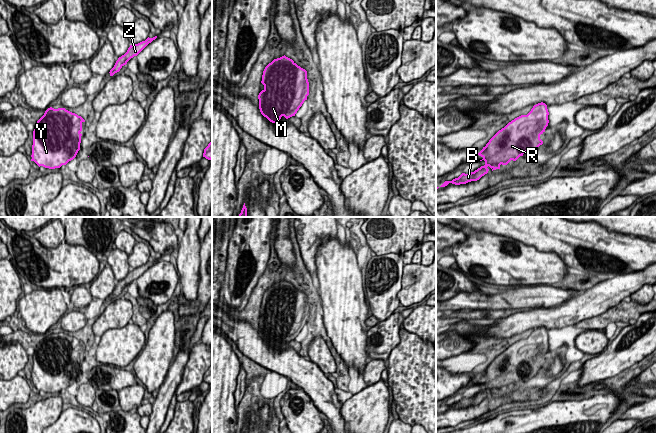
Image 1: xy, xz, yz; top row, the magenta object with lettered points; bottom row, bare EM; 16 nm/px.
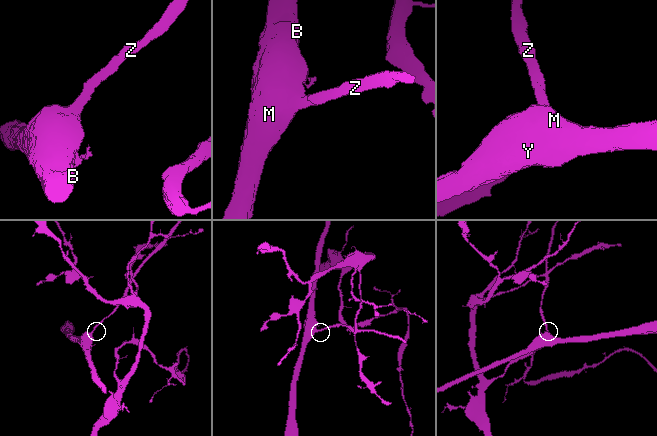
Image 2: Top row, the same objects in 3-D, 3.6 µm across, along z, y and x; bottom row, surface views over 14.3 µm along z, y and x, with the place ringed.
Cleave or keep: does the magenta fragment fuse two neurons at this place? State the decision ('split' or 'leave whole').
leave whole

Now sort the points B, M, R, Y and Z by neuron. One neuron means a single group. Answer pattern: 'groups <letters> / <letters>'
groups B M R Y Z

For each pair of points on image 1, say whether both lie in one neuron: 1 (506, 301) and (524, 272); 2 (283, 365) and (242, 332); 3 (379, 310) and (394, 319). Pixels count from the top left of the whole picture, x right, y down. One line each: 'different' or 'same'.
1: different
2: same
3: different

